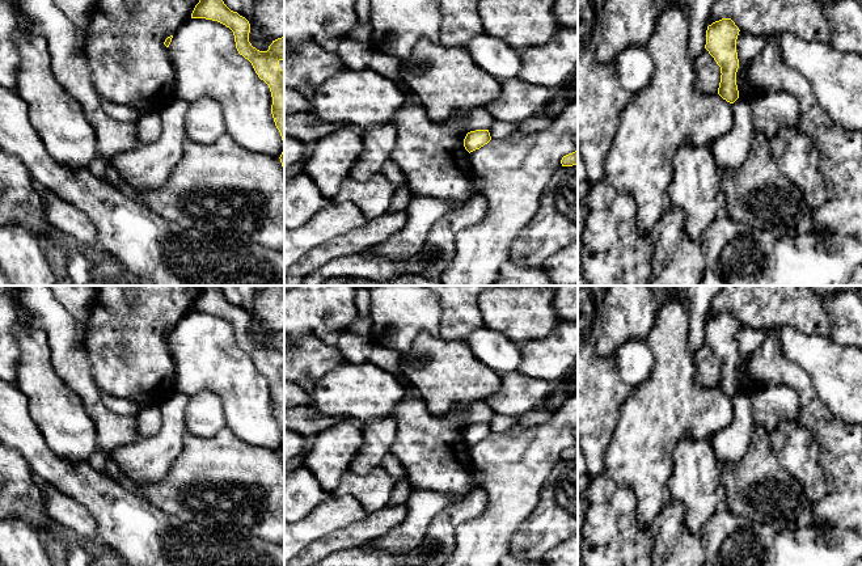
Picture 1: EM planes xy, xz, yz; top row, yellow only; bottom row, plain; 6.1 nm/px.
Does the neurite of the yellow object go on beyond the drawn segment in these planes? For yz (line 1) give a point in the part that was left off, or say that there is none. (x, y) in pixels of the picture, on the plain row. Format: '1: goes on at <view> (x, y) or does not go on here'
1: does not go on here

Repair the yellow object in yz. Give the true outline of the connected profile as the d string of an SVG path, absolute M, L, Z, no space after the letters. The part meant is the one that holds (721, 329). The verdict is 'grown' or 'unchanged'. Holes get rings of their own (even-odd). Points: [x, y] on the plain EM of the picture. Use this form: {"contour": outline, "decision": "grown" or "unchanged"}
{"contour": "M722 312L707 320L705 342L721 360L721 376L718 388L730 397L739 392L736 366L739 352L736 333L739 321L731 312Z", "decision": "unchanged"}

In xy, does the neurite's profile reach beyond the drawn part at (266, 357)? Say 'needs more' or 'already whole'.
already whole

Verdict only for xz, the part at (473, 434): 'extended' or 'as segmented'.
as segmented

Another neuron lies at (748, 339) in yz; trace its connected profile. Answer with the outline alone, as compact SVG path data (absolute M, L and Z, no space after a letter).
M739 325L736 333L736 346L739 352L739 362L736 366L736 379L739 385L745 385L747 379L743 371L743 366L751 358L751 355L761 346L765 341L765 333L762 330L756 330Z

